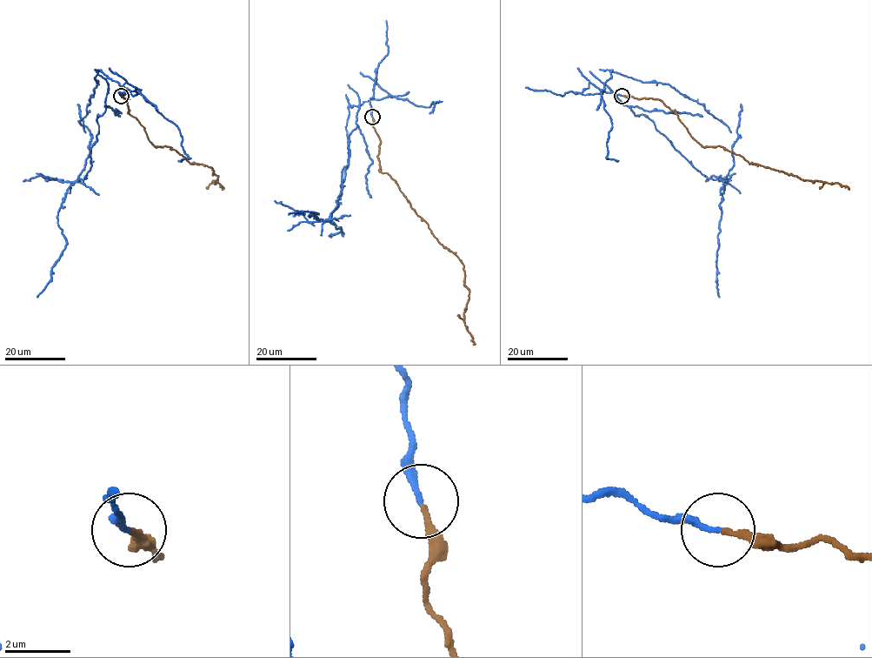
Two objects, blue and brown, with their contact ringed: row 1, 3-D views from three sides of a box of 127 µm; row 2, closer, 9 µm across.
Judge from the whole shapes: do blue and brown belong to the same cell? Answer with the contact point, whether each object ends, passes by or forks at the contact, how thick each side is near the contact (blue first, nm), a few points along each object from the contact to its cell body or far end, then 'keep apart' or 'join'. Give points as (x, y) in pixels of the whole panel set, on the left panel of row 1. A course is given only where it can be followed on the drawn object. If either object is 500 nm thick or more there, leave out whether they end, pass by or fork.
(121, 96) | blue ends | brown ends | 180/190 nm | blue via (121, 96), (126, 82), (140, 92), (108, 83), (90, 168), (68, 188), (57, 216), (66, 245), (37, 297) | brown via (121, 96), (155, 147), (212, 168), (222, 189) | keep apart

